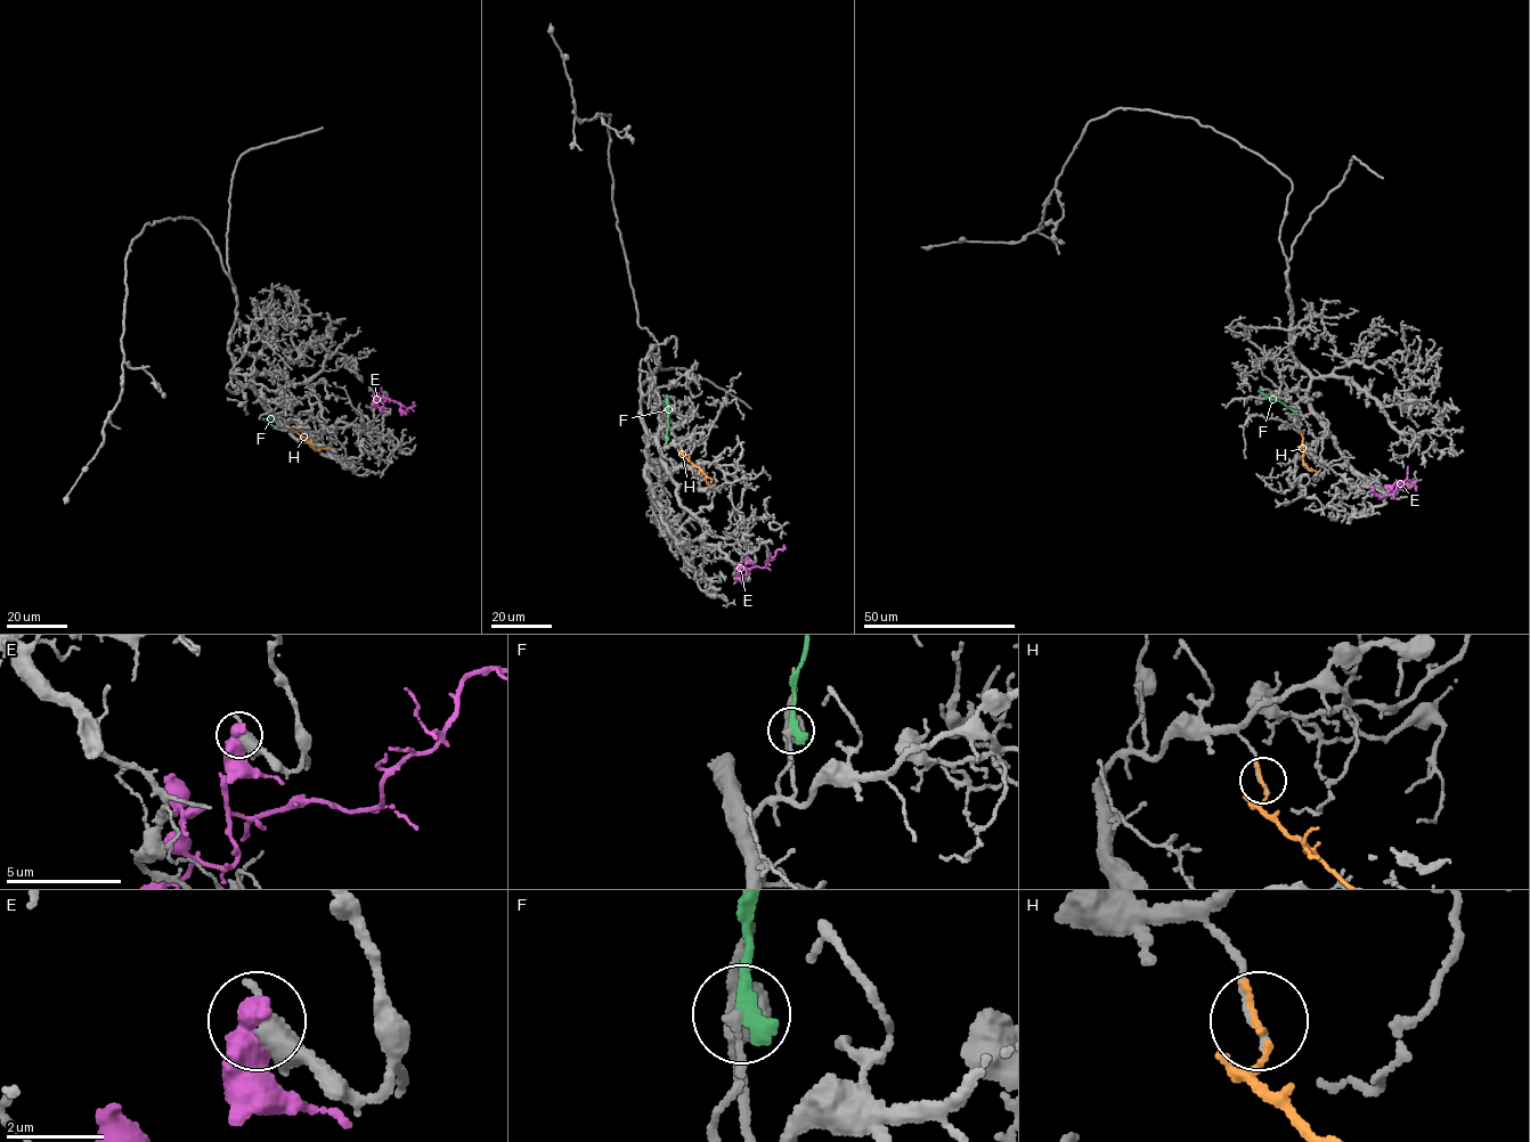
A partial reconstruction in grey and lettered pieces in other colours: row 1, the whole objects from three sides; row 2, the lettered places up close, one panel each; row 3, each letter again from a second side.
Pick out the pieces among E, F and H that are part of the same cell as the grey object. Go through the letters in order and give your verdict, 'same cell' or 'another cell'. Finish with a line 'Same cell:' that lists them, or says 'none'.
E: another cell
F: another cell
H: another cell
Same cell: none

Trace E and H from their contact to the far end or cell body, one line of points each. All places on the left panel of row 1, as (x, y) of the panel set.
E: (381, 410), (383, 398), (398, 402), (406, 412), (413, 404)
H: (292, 430), (315, 447), (328, 446)

